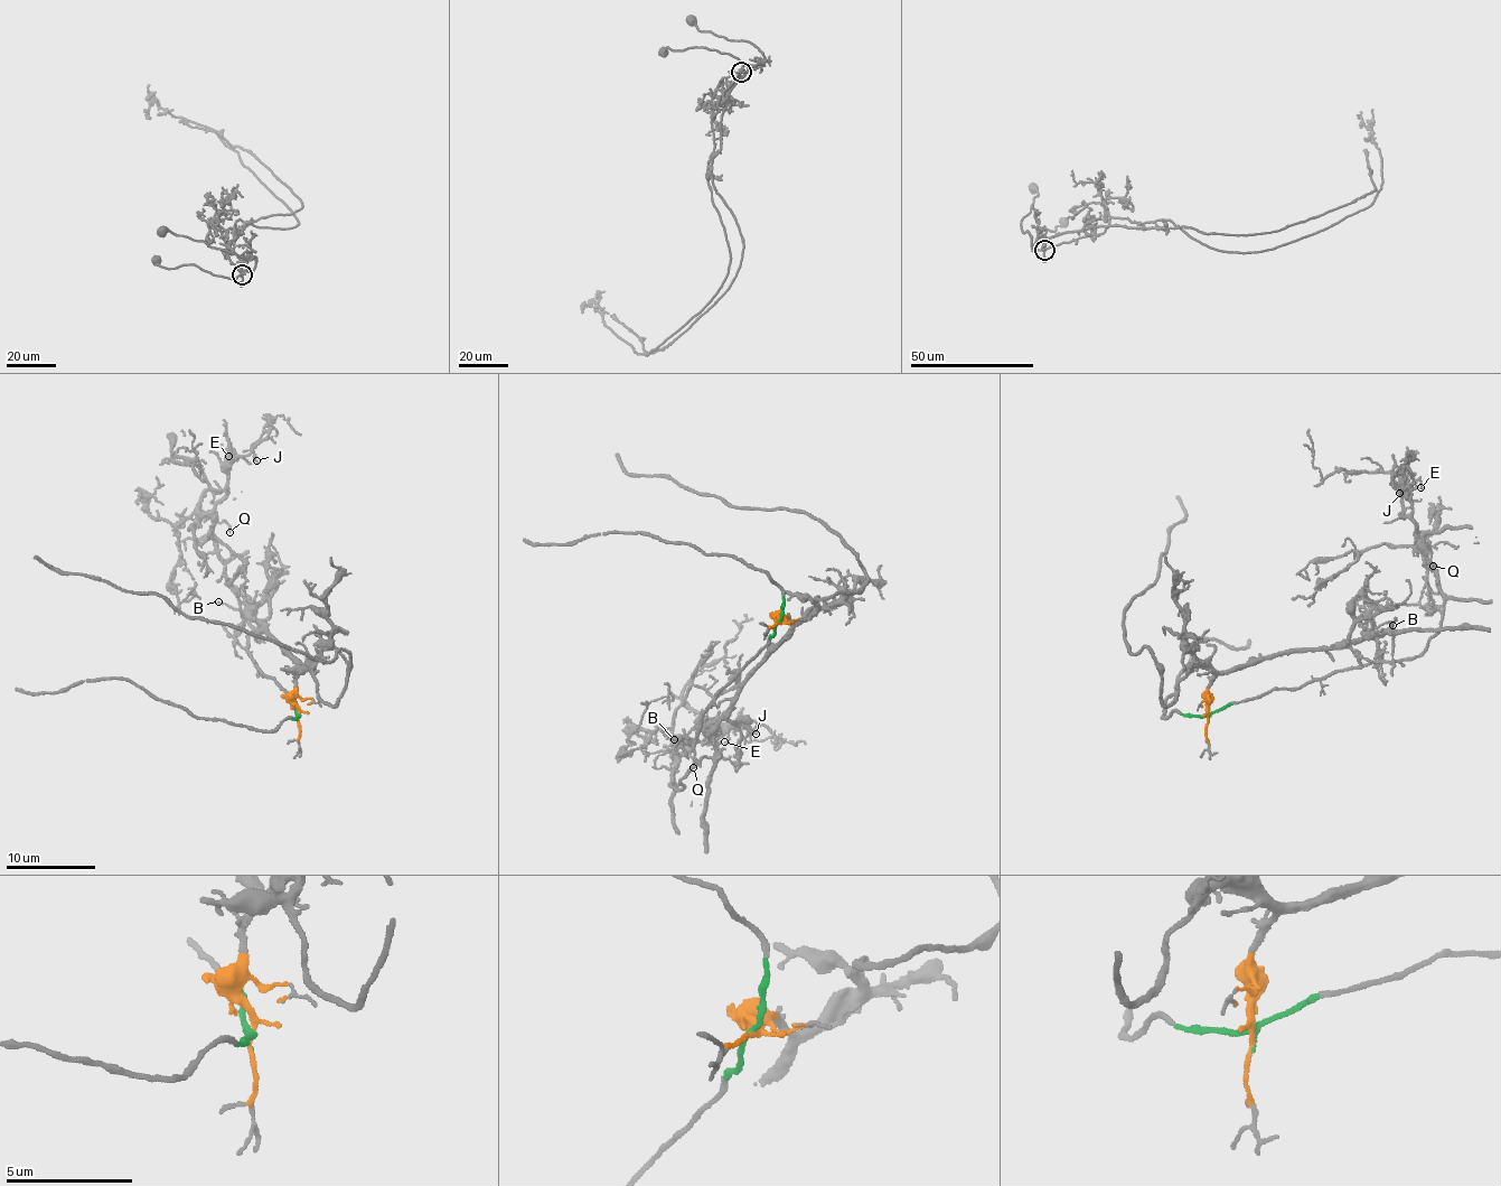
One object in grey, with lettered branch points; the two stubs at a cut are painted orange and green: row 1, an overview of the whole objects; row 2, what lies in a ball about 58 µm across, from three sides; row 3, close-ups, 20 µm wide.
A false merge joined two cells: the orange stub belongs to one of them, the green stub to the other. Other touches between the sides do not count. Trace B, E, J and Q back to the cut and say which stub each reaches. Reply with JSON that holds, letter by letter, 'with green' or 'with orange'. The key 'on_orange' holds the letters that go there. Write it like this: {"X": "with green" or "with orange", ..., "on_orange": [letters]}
{"B": "with orange", "E": "with green", "J": "with green", "Q": "with green", "on_orange": ["B"]}

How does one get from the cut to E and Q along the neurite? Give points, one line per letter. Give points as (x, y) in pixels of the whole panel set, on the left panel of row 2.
E: (298, 715), (293, 699), (261, 672), (247, 648), (254, 628), (212, 528), (227, 488), (228, 457)
Q: (298, 715), (293, 699), (261, 672), (247, 648), (254, 628), (214, 528), (223, 520), (230, 533)

